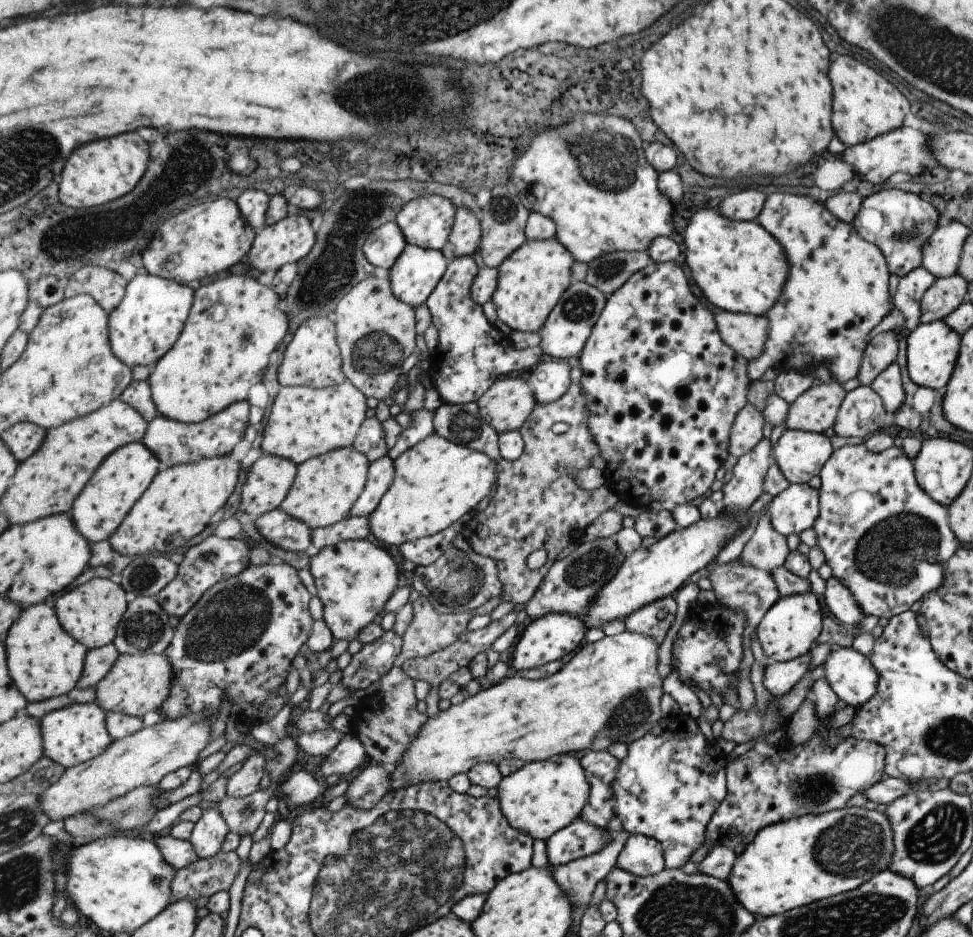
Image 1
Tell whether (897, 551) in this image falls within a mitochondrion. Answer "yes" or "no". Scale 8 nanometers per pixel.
yes

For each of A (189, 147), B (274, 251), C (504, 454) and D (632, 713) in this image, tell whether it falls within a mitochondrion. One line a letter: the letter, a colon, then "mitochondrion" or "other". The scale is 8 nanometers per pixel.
A: mitochondrion
B: other
C: other
D: mitochondrion

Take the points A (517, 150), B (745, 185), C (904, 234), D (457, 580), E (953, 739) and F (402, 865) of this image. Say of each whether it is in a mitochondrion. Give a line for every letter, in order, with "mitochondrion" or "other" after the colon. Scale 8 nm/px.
A: other
B: other
C: mitochondrion
D: mitochondrion
E: mitochondrion
F: mitochondrion

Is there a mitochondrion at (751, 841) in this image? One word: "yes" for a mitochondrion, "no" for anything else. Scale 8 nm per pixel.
no

